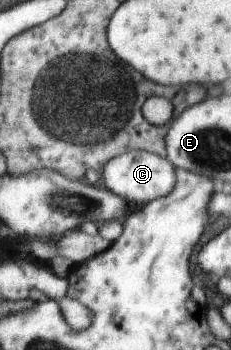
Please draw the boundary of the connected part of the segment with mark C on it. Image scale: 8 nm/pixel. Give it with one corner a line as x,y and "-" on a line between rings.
130,151
105,165
105,173
100,182
132,204
146,206
148,203
158,202
163,197
169,197
175,191
178,186
178,168
168,156
150,151

